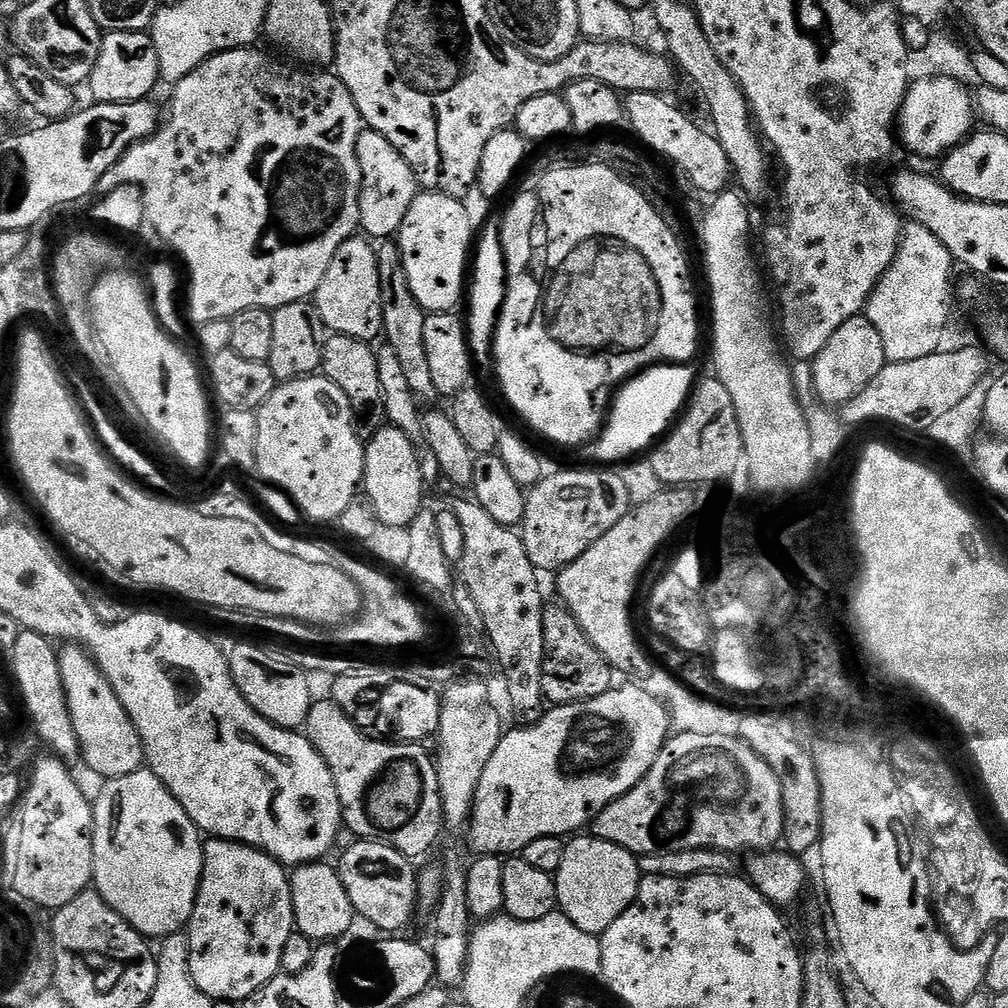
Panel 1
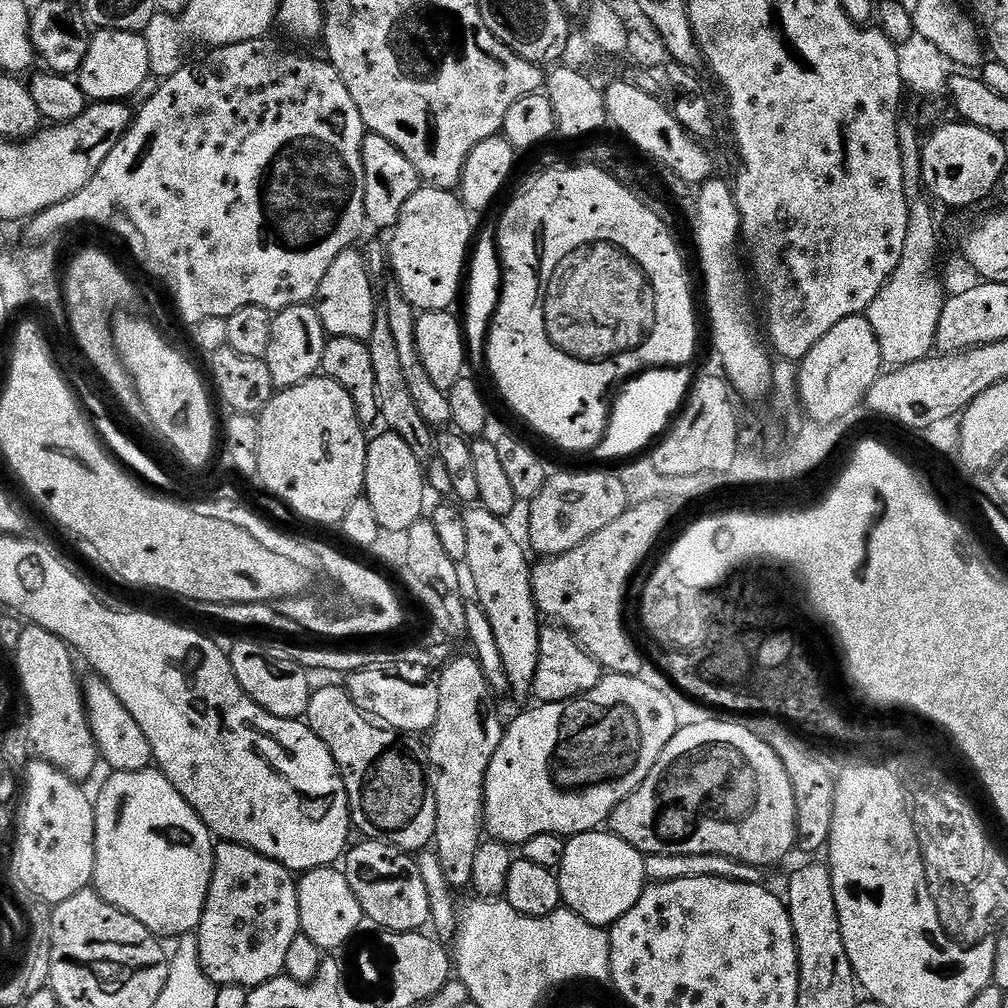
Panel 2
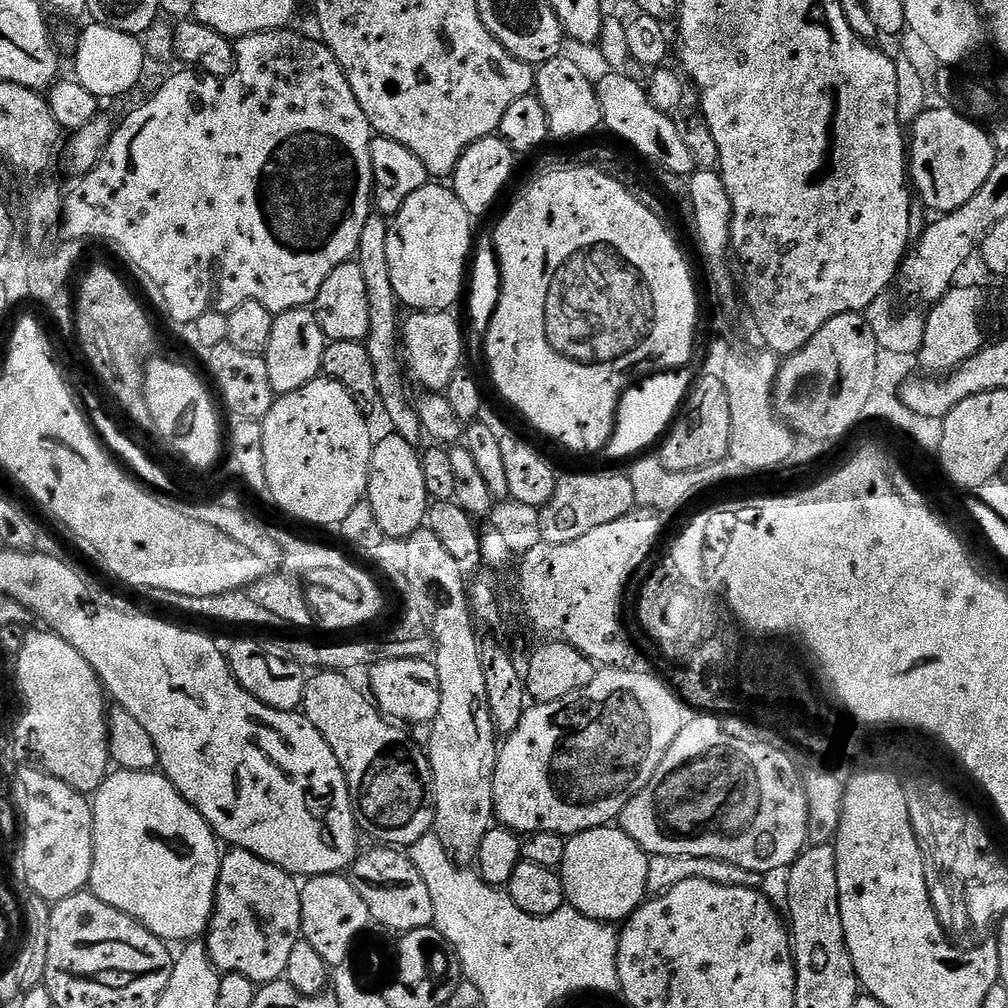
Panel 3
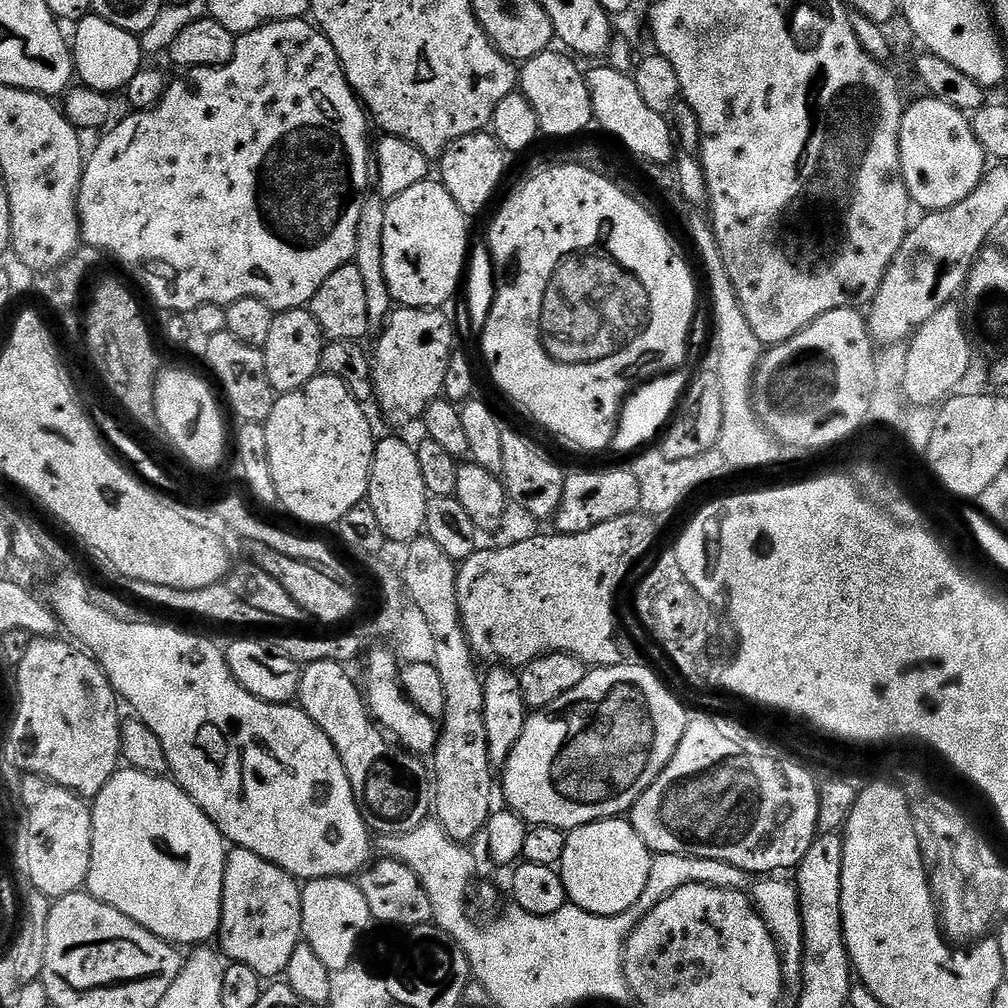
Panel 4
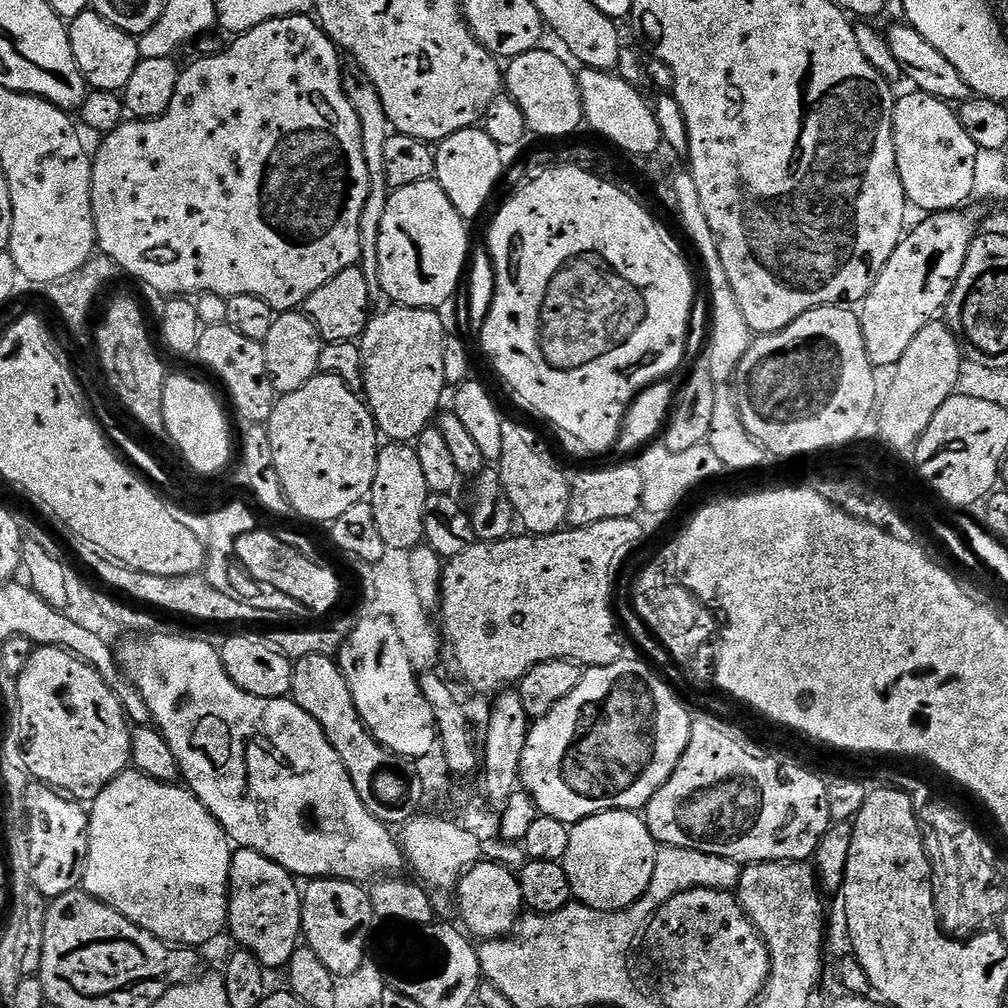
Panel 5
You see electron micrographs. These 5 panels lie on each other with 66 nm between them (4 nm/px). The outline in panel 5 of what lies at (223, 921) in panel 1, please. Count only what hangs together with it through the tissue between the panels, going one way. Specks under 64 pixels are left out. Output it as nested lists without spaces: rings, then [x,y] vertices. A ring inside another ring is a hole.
[[[236,848],[232,853],[228,879],[227,931],[245,952],[254,954],[266,970],[287,969],[290,958],[302,936],[302,888],[297,877],[278,862],[249,848]]]

